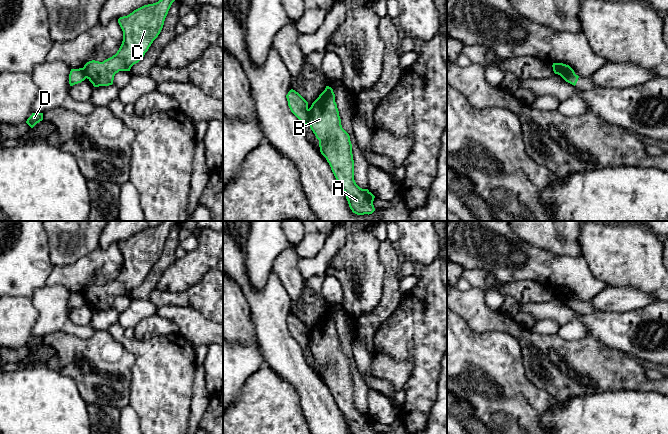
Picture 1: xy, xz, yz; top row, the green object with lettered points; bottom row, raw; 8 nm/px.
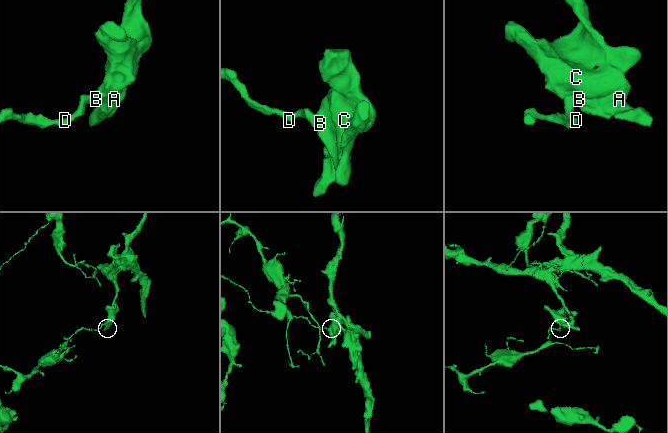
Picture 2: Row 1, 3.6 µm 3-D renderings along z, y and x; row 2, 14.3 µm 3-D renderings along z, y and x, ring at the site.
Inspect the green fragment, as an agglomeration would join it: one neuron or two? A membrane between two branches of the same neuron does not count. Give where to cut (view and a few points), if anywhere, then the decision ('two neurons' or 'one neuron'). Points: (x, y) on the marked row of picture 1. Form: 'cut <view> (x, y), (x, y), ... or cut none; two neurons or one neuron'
cut xz (308, 109), (308, 122), (310, 125); two neurons

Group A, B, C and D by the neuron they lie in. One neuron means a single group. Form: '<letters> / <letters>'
A B C / D

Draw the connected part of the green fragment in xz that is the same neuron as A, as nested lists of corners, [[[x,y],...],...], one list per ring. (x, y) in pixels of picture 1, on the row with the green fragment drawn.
[[[326,86],[325,90],[309,108],[310,128],[319,140],[321,154],[326,158],[331,170],[346,195],[349,207],[357,215],[372,214],[375,211],[375,196],[368,190],[360,188],[354,180],[354,160],[349,134],[342,128],[341,119],[333,89]]]

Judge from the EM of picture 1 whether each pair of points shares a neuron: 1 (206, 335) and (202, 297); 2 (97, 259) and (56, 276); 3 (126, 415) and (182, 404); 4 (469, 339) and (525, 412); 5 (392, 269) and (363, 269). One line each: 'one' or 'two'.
1: two
2: one
3: two
4: one
5: two

